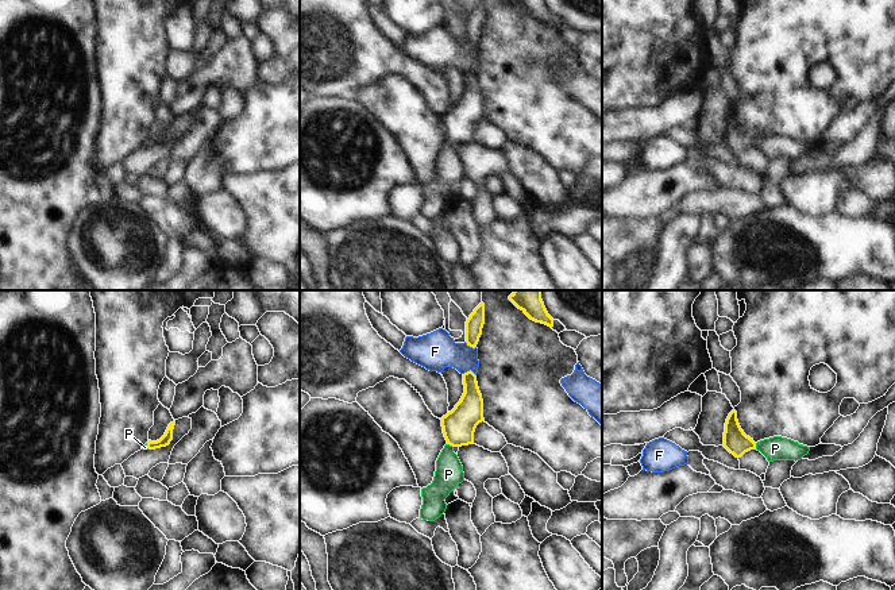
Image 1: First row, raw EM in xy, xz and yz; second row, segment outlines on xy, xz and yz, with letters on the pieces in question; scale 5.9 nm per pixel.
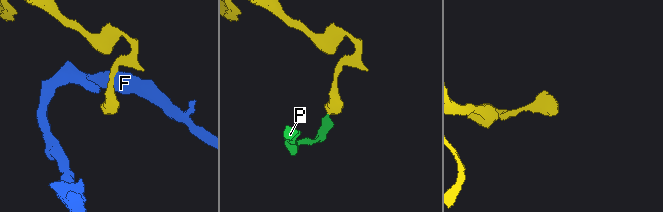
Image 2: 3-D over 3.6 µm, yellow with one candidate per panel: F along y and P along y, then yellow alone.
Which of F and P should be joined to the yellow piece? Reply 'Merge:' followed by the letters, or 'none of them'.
Merge: P

